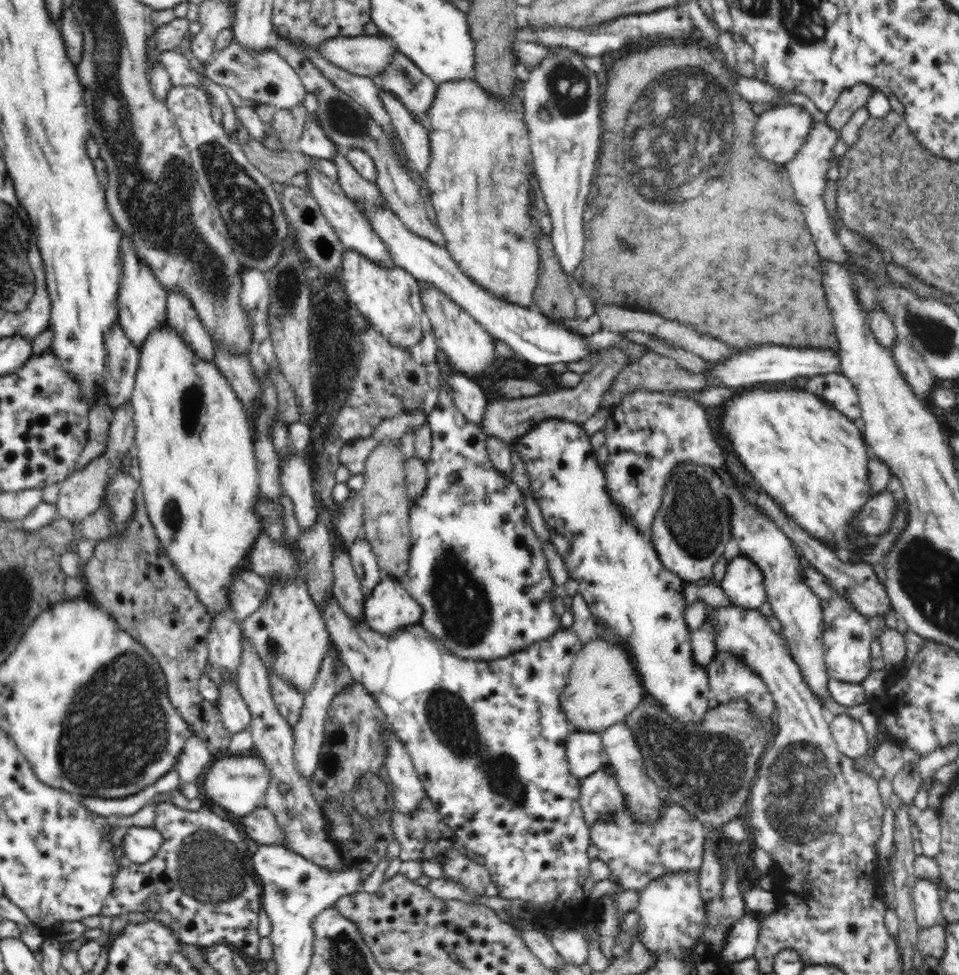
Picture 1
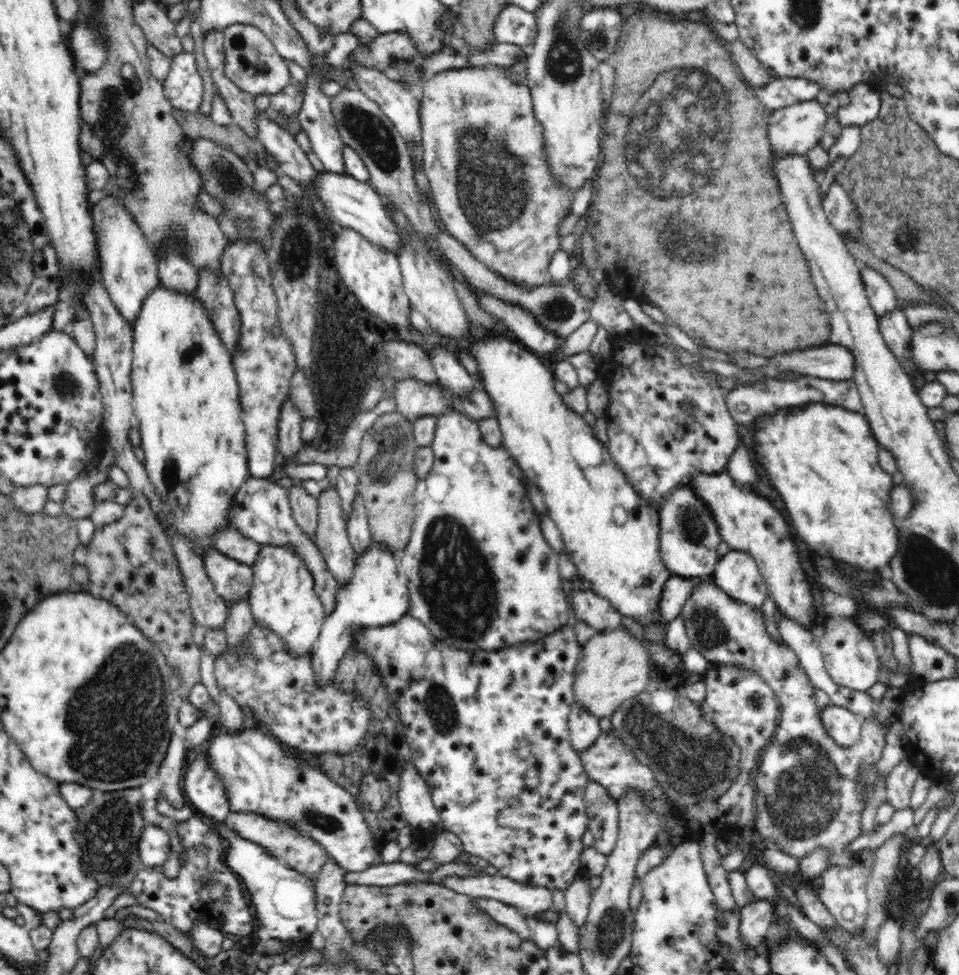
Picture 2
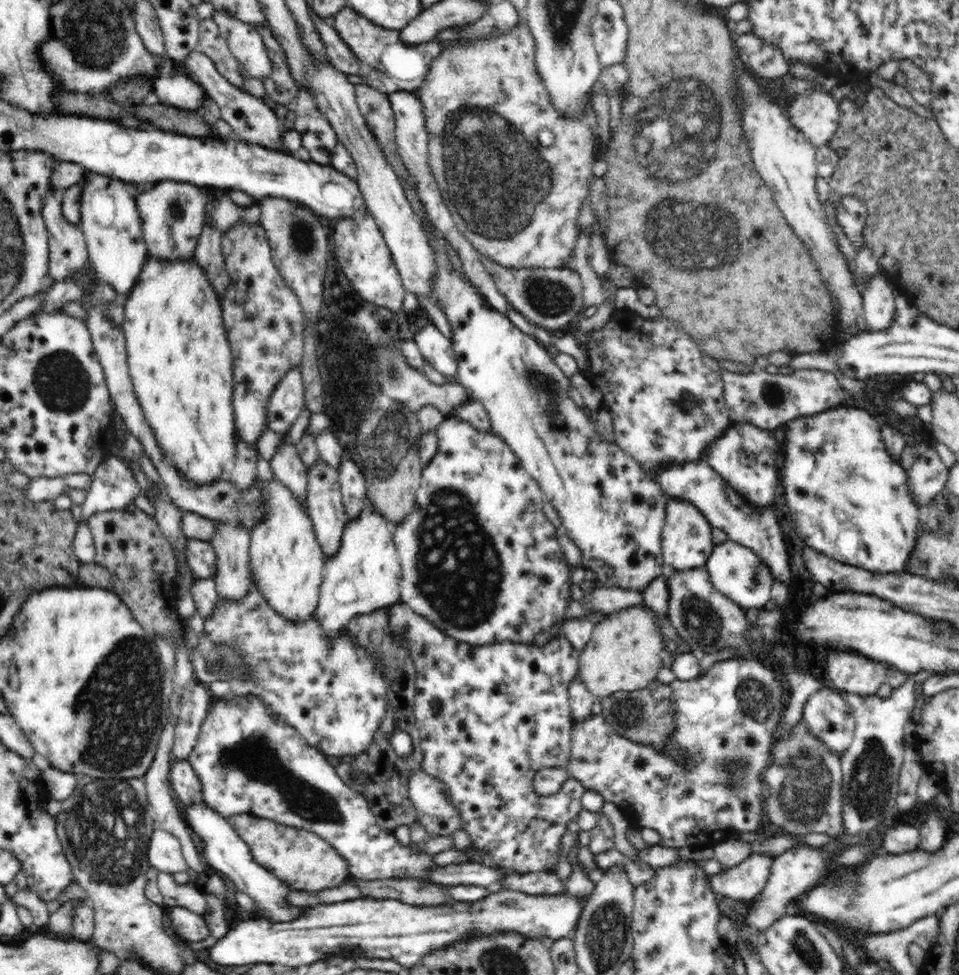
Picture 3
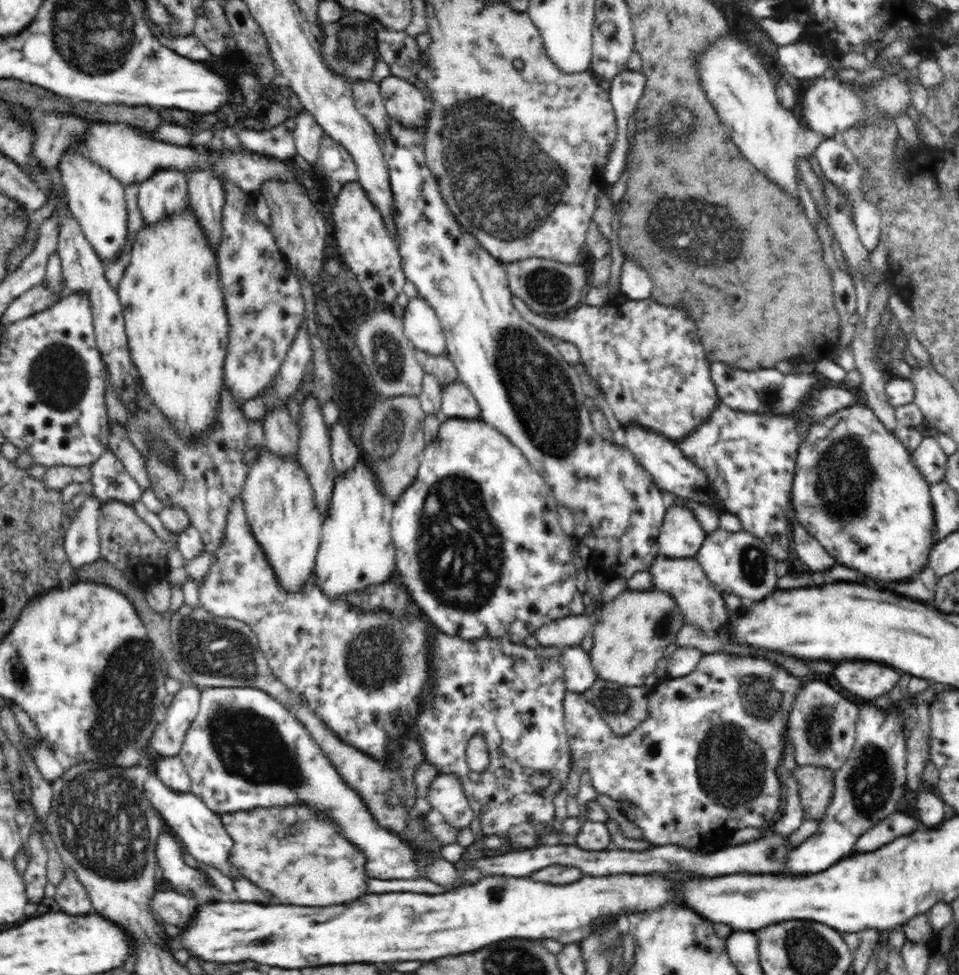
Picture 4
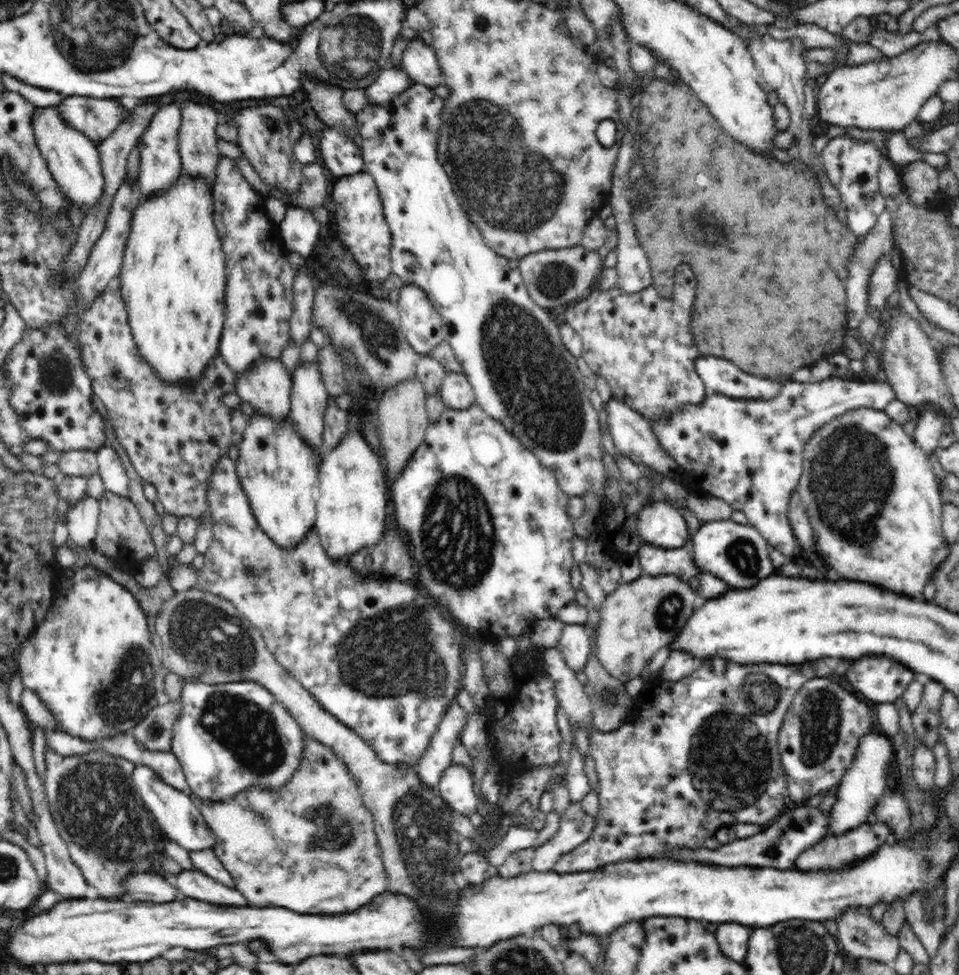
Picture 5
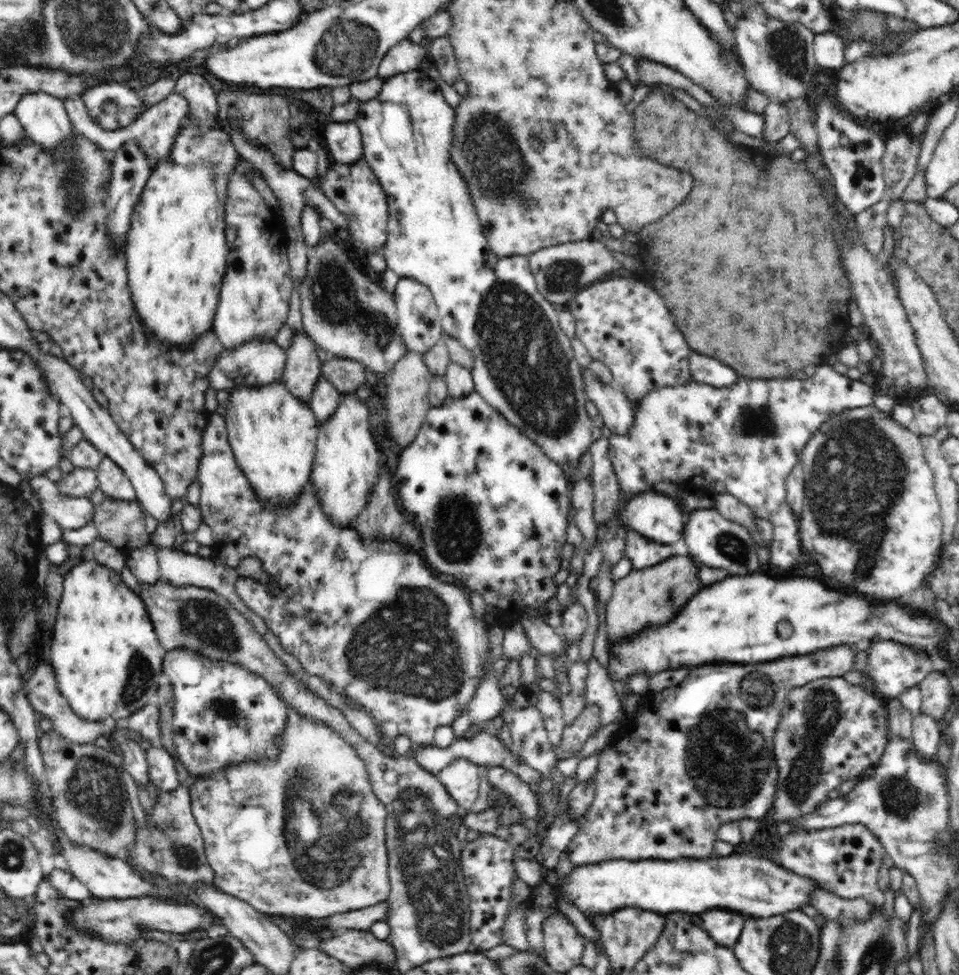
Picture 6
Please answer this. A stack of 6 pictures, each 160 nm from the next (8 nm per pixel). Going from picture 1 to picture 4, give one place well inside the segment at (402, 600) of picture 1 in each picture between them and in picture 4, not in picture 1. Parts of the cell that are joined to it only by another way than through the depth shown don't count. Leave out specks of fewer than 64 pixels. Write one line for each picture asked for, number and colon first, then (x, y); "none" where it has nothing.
2: (377, 594)
3: (364, 575)
4: (356, 550)

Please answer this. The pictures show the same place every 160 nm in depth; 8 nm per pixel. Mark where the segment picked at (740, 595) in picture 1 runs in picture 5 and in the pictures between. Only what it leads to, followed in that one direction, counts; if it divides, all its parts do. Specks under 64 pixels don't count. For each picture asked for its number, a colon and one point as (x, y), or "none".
2: (736, 573)
3: (735, 571)
4: (737, 562)
5: (737, 554)

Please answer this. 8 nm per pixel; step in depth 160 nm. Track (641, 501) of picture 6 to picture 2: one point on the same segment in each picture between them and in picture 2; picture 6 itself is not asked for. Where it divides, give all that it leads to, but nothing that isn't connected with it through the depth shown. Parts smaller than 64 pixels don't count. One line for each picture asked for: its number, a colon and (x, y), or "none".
2: (689, 537)
3: (686, 543)
4: (681, 536)
5: (660, 524)

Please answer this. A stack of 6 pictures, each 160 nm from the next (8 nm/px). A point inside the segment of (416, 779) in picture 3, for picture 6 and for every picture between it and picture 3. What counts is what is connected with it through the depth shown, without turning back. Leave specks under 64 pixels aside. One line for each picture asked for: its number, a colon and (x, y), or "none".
4: (449, 803)
5: (456, 787)
6: (460, 778)

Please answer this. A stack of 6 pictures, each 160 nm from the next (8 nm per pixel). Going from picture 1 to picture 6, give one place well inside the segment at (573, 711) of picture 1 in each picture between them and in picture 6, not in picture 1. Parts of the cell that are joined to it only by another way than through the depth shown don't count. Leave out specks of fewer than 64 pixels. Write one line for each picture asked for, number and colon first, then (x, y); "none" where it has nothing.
2: (613, 666)
3: (623, 654)
4: (632, 631)
5: (637, 618)
6: (649, 597)

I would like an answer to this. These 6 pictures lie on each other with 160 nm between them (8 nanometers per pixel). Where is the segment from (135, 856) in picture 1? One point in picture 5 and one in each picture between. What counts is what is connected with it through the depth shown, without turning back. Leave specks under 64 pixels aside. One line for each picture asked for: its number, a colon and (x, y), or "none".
2: (154, 845)
3: (164, 853)
4: (169, 852)
5: (194, 884)

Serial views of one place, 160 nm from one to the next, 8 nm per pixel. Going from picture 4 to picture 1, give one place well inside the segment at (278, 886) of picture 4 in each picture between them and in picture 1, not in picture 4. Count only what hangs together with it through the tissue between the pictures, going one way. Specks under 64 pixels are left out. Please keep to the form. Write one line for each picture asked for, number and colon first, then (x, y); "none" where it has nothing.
1: (260, 826)
2: (301, 853)
3: (300, 858)

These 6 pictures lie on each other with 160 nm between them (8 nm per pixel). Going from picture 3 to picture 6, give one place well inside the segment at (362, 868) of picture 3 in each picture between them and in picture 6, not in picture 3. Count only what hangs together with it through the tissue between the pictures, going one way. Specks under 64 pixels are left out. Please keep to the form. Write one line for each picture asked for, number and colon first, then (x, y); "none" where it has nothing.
4: (245, 750)
5: (233, 736)
6: (224, 714)

